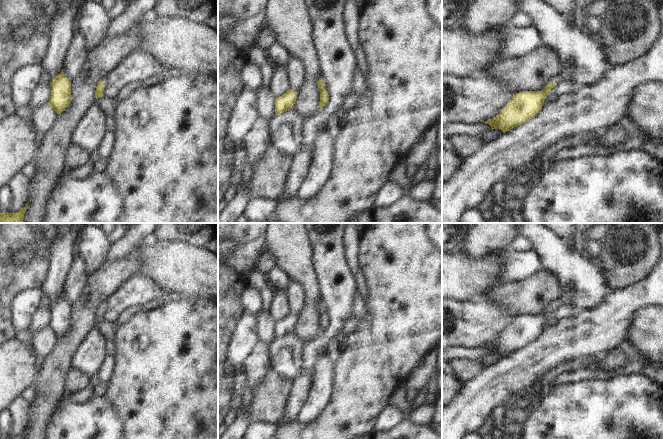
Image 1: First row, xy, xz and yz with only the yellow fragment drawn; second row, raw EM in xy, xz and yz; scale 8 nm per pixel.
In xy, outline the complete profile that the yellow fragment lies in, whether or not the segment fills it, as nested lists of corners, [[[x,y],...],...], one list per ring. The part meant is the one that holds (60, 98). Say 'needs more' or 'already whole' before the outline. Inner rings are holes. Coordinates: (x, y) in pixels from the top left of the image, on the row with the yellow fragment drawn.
already whole; [[[61,72],[53,78],[50,88],[51,96],[48,103],[59,115],[72,102],[71,81],[66,77],[64,72]]]

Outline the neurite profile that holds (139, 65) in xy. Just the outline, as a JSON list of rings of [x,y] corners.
[[[136,49],[106,77],[104,96],[108,99],[115,99],[118,92],[127,84],[163,75],[166,71],[166,68],[153,59],[150,54]]]

